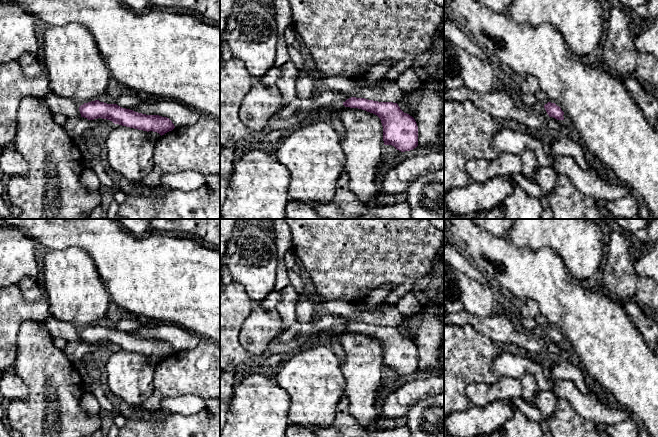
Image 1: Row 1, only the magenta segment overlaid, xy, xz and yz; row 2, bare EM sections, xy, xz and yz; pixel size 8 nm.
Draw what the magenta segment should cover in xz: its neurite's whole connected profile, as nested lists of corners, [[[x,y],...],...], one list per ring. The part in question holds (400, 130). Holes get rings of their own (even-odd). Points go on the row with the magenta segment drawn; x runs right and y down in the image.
[[[351,97],[343,102],[343,105],[377,115],[383,126],[384,145],[392,145],[401,152],[413,150],[418,146],[417,123],[412,116],[404,113],[397,103]]]

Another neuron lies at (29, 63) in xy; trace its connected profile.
[[[25,53],[18,62],[28,77],[34,78],[46,73],[44,64],[38,60],[38,56],[31,53]]]

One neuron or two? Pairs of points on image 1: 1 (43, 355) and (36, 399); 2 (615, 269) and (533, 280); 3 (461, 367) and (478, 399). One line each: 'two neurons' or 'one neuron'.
1: one neuron
2: two neurons
3: two neurons

